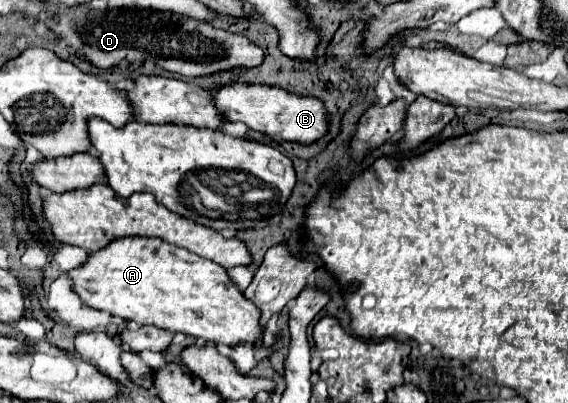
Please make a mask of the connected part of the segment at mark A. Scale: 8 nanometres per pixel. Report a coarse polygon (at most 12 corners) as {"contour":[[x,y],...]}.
{"contour":[[116,239],[68,271],[84,305],[228,347],[264,341],[226,269]]}

